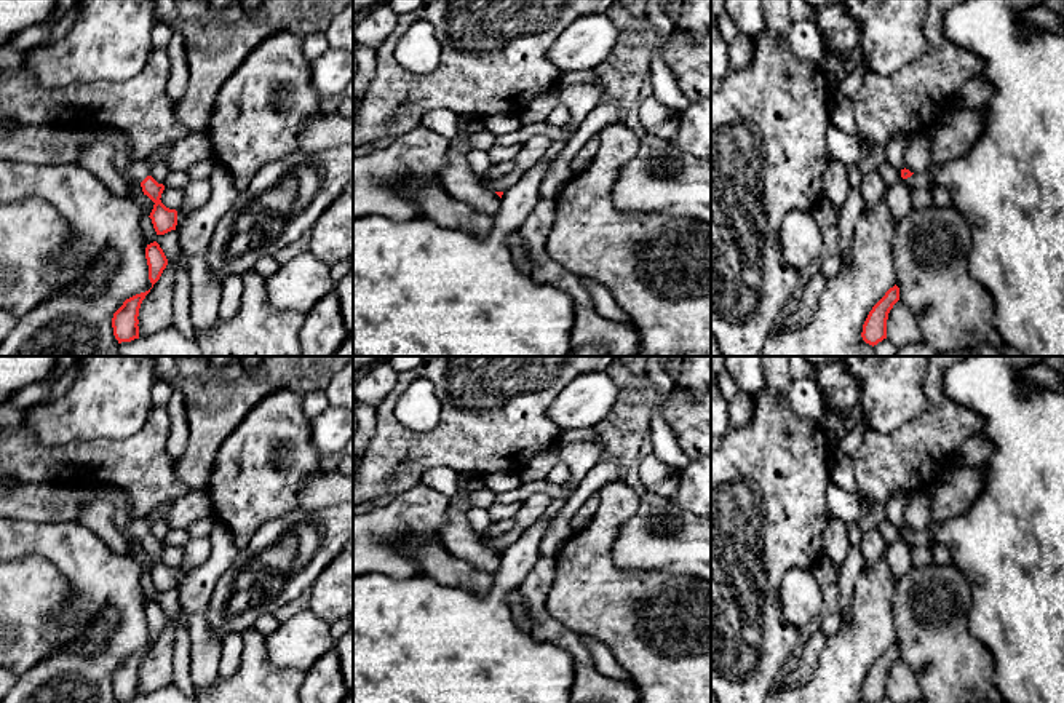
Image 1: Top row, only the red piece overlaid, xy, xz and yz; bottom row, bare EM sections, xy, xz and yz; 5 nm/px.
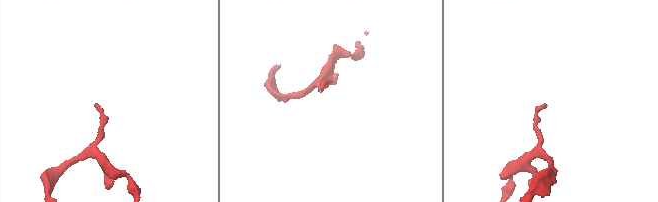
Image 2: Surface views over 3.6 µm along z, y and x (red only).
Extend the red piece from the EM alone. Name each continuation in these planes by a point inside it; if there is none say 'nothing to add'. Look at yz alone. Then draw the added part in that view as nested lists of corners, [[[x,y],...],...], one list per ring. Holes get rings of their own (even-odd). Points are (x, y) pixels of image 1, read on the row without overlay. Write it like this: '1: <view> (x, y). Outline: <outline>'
1: yz (956, 488). Outline: [[[949,463],[928,487],[931,494],[930,524],[903,537],[903,542],[911,546],[931,548],[936,543],[933,529],[944,521],[967,513],[983,487],[983,467]]]

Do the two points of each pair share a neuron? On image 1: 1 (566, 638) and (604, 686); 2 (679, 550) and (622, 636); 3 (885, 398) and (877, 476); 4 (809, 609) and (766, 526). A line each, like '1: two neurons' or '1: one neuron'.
1: one neuron
2: two neurons
3: two neurons
4: two neurons

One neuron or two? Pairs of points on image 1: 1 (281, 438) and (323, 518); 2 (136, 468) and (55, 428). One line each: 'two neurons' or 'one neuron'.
1: two neurons
2: two neurons

